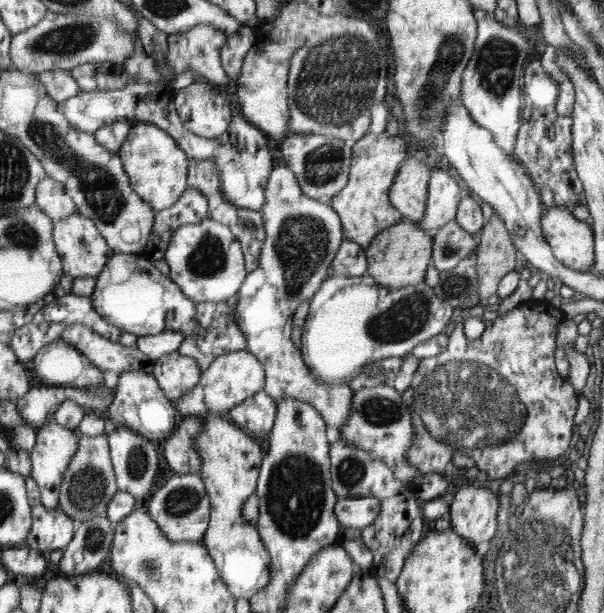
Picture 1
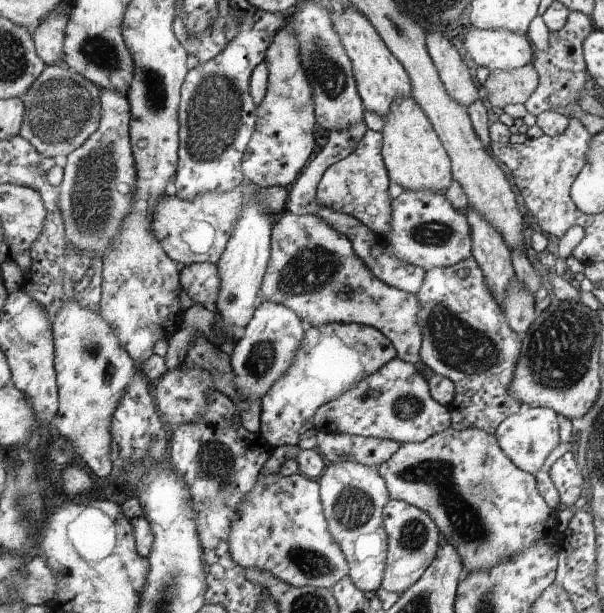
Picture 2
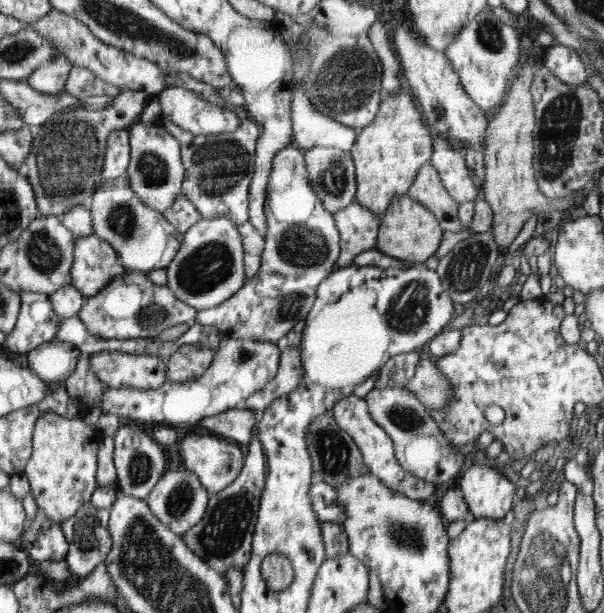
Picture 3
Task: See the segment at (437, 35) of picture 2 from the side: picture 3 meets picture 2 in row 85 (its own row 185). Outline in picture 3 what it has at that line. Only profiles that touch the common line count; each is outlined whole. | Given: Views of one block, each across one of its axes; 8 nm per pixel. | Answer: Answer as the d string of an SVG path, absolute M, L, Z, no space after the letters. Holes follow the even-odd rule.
M437 136L434 141L434 154L432 165L441 176L446 190L450 192L458 204L470 202L476 198L476 186L470 178L470 172L464 164L464 154L456 152L454 146L450 144L450 139L443 136Z

